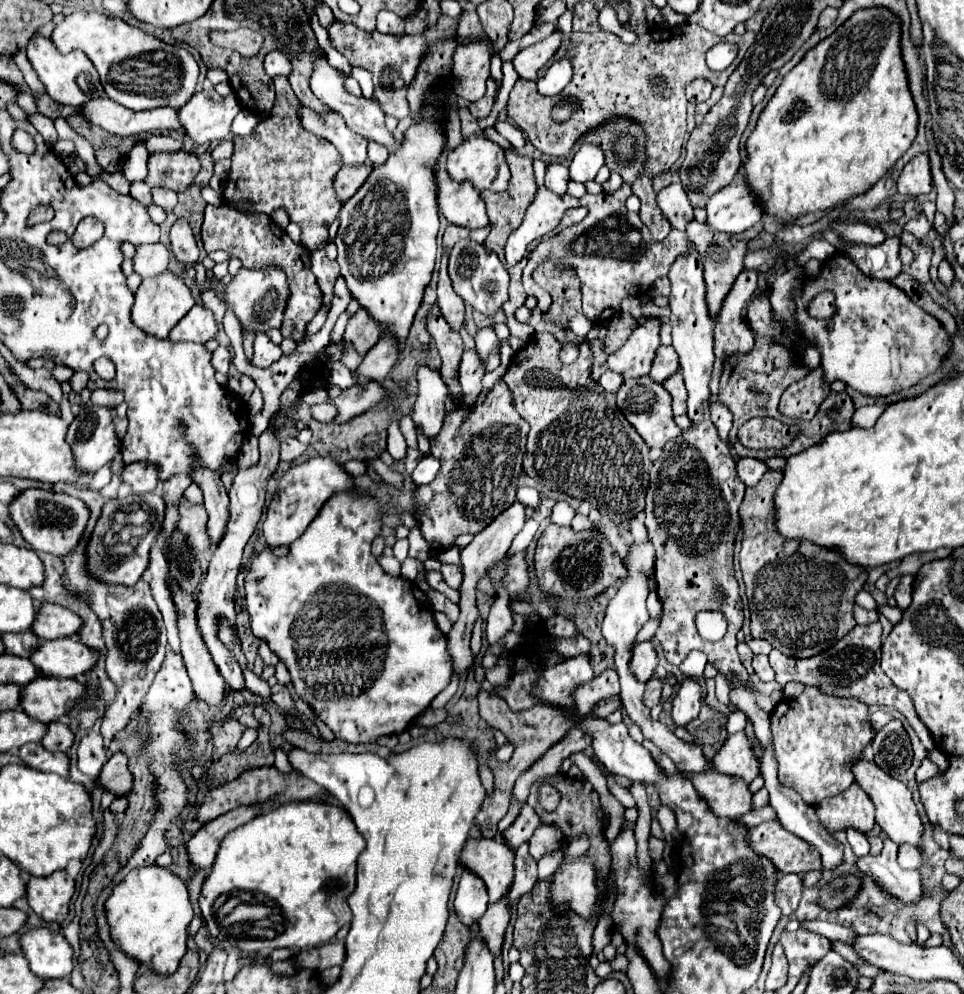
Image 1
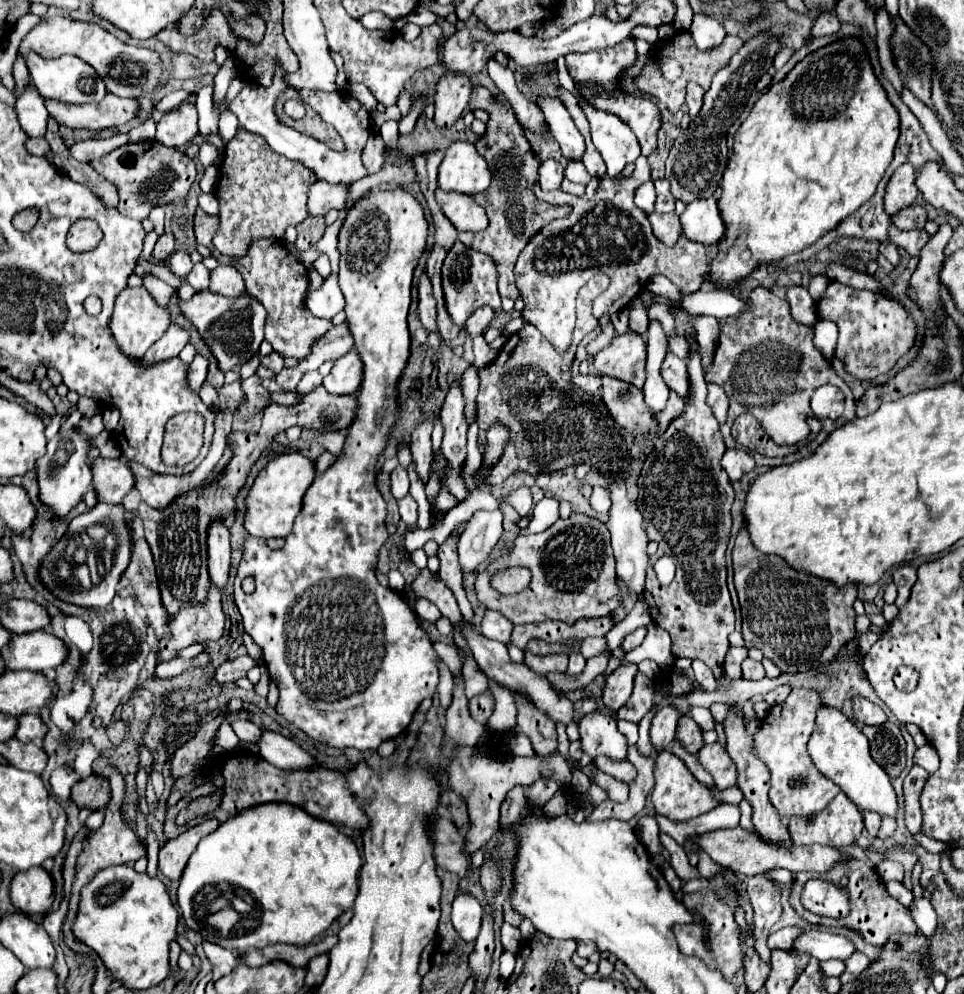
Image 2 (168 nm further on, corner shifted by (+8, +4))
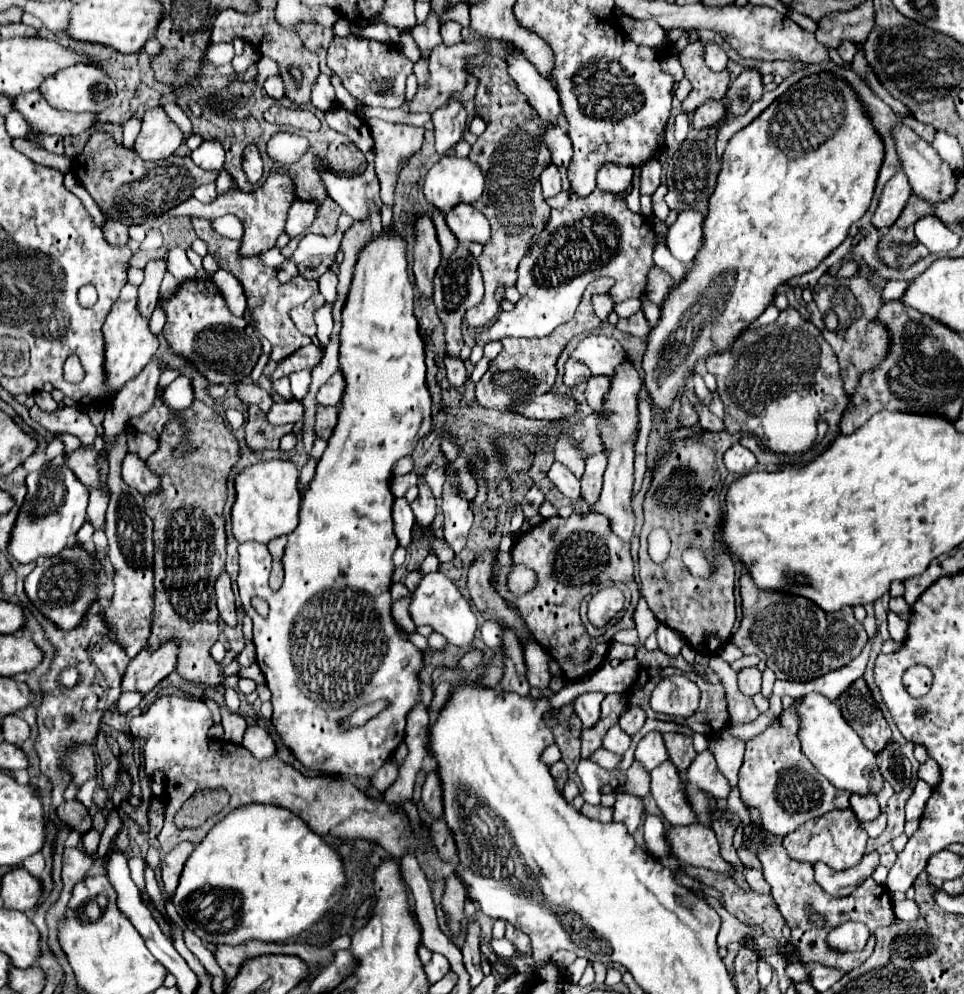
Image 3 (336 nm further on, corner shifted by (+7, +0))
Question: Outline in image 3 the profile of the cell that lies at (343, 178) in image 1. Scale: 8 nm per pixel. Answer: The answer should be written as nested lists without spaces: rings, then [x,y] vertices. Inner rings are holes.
[[[295,200],[289,208],[289,214],[287,214],[287,224],[285,224],[285,234],[289,238],[295,238],[299,234],[303,234],[307,230],[307,226],[313,222],[315,218],[315,212],[317,212],[317,206],[313,202],[301,202],[301,200]]]

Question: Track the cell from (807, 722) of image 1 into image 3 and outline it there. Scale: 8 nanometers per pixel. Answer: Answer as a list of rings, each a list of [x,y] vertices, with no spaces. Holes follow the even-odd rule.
[[[783,712],[761,734],[745,744],[745,756],[739,770],[741,802],[757,808],[761,826],[773,836],[787,836],[811,818],[823,816],[837,808],[849,808],[849,792],[835,788],[803,756],[797,740],[797,714]]]

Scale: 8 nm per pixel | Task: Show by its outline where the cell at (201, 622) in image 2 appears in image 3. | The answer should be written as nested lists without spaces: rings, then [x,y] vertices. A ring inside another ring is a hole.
[[[165,644],[157,652],[149,652],[147,648],[141,650],[127,666],[121,692],[139,692],[149,694],[165,676],[173,672],[177,664],[177,644]]]

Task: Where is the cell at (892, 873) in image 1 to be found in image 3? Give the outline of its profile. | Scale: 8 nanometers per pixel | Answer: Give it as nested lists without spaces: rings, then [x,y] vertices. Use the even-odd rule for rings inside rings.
[[[851,794],[851,810],[855,812],[857,820],[861,820],[861,822],[875,820],[879,816],[879,812],[881,812],[875,794],[867,794],[867,796]]]

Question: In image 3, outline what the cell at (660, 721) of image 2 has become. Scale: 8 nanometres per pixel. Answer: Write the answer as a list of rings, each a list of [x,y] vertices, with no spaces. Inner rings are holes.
[[[649,732],[635,750],[635,760],[641,762],[641,766],[651,772],[655,766],[659,766],[661,762],[667,760],[667,752],[665,752],[665,744],[663,744],[663,736],[659,732]]]

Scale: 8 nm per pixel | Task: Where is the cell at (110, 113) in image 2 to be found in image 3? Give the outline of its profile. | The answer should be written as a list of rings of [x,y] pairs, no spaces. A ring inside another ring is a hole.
[[[39,90],[21,94],[13,98],[13,110],[17,110],[29,124],[33,132],[75,136],[85,132],[93,124],[93,114],[73,114],[65,110],[55,110],[47,104]]]

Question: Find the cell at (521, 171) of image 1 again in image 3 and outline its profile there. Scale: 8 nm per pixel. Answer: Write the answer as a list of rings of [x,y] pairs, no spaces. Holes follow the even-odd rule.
[[[477,56],[477,96],[475,96],[475,116],[481,116],[487,130],[471,146],[469,160],[475,162],[485,176],[485,192],[473,206],[487,216],[491,222],[491,240],[485,244],[483,254],[477,258],[483,280],[485,296],[481,304],[465,312],[469,326],[487,326],[499,312],[499,302],[495,300],[495,290],[499,286],[515,286],[517,266],[521,258],[529,252],[535,236],[541,234],[549,220],[549,206],[541,194],[539,172],[551,164],[551,152],[543,140],[545,128],[551,126],[547,120],[539,120],[537,112],[529,100],[517,92],[517,86],[507,76],[505,62],[497,56]],[[485,62],[485,70],[479,64]]]

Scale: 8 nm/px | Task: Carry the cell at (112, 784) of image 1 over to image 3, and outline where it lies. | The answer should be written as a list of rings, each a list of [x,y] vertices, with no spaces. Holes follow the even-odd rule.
[[[71,800],[71,802],[63,802],[59,808],[57,808],[57,818],[69,826],[71,830],[77,830],[79,834],[85,834],[87,830],[91,830],[91,816],[87,812],[87,808],[77,802],[77,800]]]

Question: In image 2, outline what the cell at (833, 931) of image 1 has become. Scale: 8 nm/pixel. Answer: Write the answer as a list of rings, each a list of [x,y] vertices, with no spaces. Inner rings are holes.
[[[782,928],[782,930],[774,932],[772,936],[768,936],[768,946],[770,946],[770,948],[792,950],[794,938],[798,938],[802,932],[804,932],[804,930],[800,930],[800,928]]]

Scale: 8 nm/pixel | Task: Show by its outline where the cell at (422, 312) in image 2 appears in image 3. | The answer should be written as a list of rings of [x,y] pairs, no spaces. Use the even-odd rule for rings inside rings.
[[[421,214],[415,218],[415,244],[413,244],[413,274],[417,288],[431,298],[433,296],[433,276],[441,262],[441,246],[437,240],[437,230],[431,216]]]

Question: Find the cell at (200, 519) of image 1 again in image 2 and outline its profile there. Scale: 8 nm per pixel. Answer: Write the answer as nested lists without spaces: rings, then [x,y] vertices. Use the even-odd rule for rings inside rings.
[[[218,408],[215,409],[215,412],[215,431],[213,434],[212,445],[210,446],[209,453],[206,458],[193,472],[182,476],[168,476],[168,474],[164,474],[164,476],[156,476],[156,472],[148,472],[148,468],[144,468],[144,466],[138,466],[138,464],[128,464],[128,466],[132,468],[132,472],[134,472],[134,476],[136,476],[136,490],[140,492],[142,502],[146,502],[148,506],[152,506],[152,508],[156,508],[156,510],[164,510],[170,502],[174,502],[176,498],[180,498],[180,496],[184,496],[186,492],[190,492],[192,488],[199,485],[210,475],[215,465],[222,457],[226,447],[228,421],[233,421],[231,413],[222,412]]]

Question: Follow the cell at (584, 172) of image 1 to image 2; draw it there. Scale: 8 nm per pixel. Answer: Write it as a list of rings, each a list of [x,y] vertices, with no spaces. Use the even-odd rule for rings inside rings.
[[[540,96],[538,100],[540,110],[544,112],[546,122],[550,124],[550,130],[556,138],[556,142],[560,144],[562,156],[566,160],[574,160],[580,162],[584,152],[586,152],[586,144],[584,144],[584,136],[580,134],[580,130],[574,126],[574,120],[570,118],[568,110],[564,108],[564,104],[556,98],[546,98]]]

